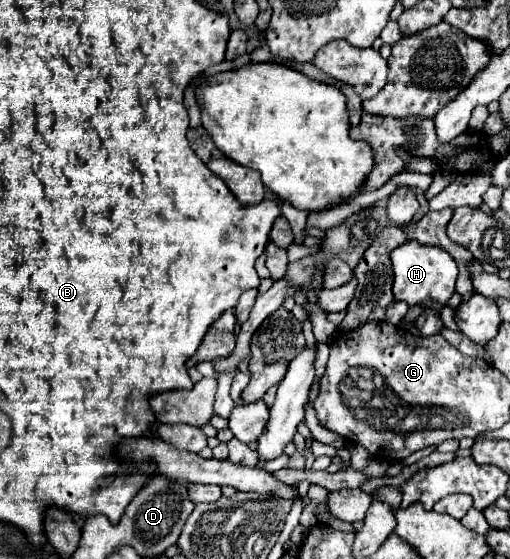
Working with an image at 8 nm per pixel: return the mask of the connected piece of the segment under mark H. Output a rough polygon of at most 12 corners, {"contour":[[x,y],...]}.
{"contour":[[409,240],[391,252],[395,300],[443,304],[457,264],[437,246]]}

